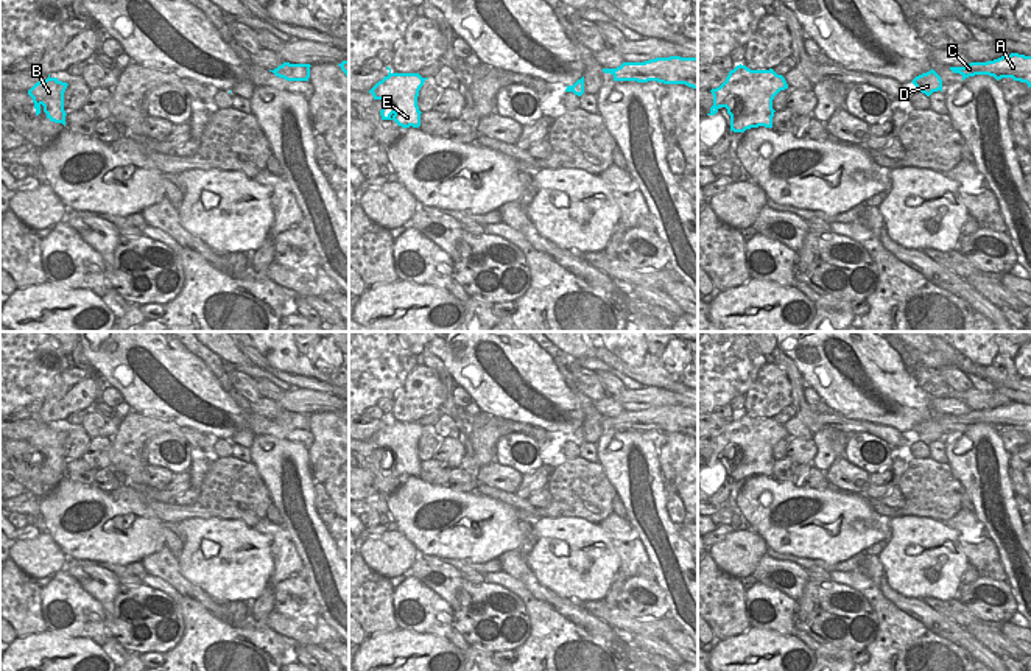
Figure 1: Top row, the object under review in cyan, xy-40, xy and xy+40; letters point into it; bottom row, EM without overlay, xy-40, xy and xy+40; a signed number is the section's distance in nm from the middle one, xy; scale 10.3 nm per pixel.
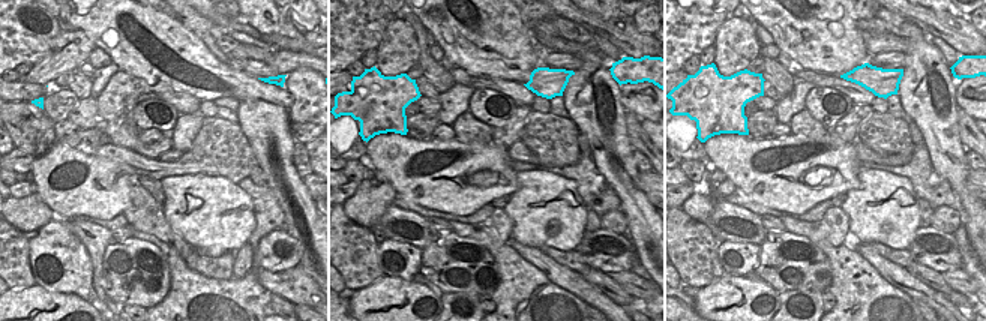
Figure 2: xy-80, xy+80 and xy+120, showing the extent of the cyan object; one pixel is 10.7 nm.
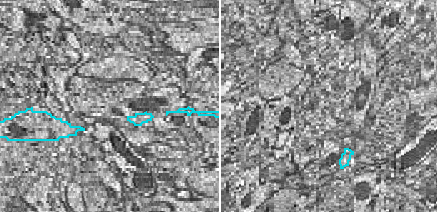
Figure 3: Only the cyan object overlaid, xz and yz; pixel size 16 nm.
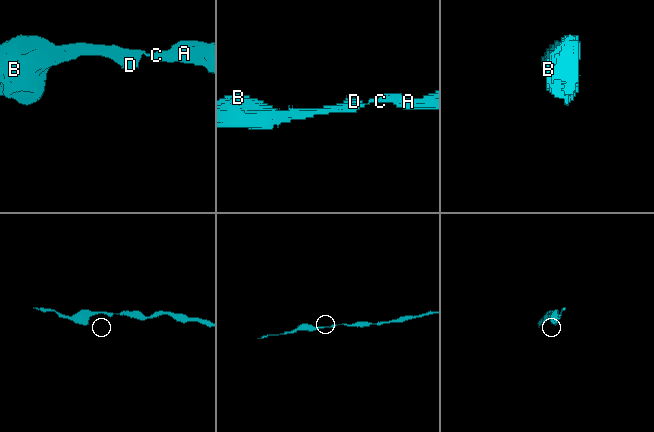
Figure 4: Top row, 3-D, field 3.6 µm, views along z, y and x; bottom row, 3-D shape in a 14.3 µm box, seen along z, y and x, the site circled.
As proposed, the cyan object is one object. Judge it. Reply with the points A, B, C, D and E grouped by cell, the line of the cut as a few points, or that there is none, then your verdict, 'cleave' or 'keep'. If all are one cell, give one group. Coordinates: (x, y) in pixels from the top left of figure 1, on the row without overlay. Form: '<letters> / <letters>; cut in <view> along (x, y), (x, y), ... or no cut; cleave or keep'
A B C D E; no cut; keep

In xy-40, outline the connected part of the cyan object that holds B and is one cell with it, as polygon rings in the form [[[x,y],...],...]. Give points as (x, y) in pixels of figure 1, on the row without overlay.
[[[51,427],[36,431],[28,444],[33,447],[36,464],[42,459],[47,462],[47,467],[55,472],[62,472],[65,475],[65,459],[64,459],[64,441],[67,431]]]

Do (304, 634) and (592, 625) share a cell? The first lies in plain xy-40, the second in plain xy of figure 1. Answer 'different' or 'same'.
different

